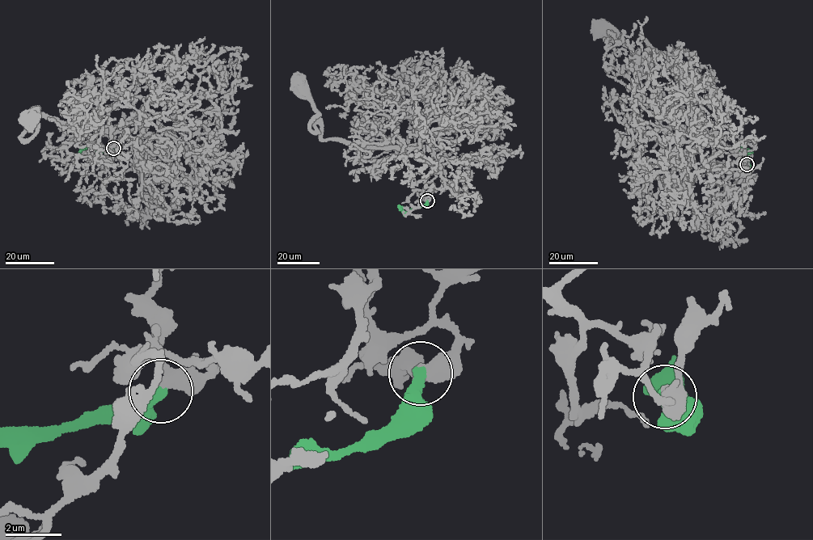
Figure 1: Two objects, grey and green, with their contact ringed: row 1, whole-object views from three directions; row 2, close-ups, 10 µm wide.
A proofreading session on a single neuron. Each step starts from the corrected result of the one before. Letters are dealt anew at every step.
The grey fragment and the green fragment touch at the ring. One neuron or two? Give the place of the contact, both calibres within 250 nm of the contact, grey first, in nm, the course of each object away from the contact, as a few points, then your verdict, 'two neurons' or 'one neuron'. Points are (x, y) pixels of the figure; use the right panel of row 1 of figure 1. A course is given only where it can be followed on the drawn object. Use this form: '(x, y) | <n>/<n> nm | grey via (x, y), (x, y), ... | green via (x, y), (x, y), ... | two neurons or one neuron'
(747, 164) | 400/400 nm | grey via (747, 163), (696, 121), (666, 55), (649, 44), (646, 59), (628, 61), (631, 52), (608, 31) | green via (747, 164), (749, 150), (740, 149), (740, 154) | two neurons

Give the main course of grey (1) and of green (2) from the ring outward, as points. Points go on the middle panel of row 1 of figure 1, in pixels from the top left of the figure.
1: (427, 200), (431, 166), (399, 149), (323, 140), (319, 125), (310, 129), (318, 113), (302, 88)
2: (427, 200), (421, 206), (407, 212), (404, 212), (400, 206), (400, 209)

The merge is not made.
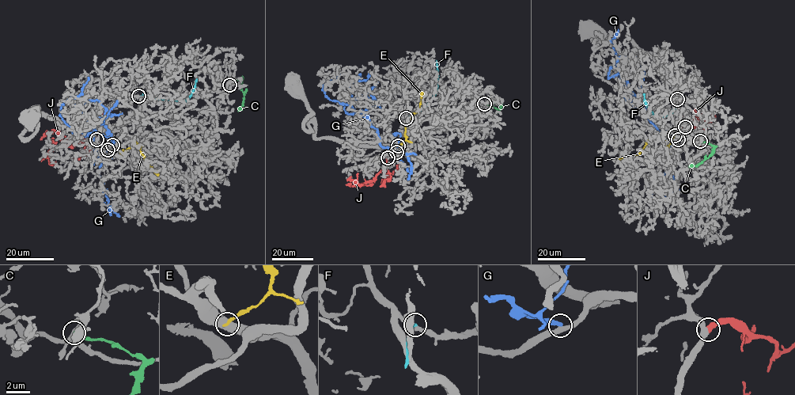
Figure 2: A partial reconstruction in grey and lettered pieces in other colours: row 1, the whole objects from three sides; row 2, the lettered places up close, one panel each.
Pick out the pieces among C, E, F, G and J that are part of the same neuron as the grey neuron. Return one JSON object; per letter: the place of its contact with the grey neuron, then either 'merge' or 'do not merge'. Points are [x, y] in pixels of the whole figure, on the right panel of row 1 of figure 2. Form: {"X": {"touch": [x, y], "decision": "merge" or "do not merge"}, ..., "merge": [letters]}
{"C": {"touch": [700, 141], "decision": "do not merge"}, "E": {"touch": [675, 135], "decision": "do not merge"}, "F": {"touch": [677, 99], "decision": "do not merge"}, "G": {"touch": [678, 139], "decision": "do not merge"}, "J": {"touch": [685, 127], "decision": "merge"}, "merge": ["J"]}

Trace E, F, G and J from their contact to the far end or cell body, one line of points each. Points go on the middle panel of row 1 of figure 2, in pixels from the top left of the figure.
E: (398, 146), (405, 140), (406, 127), (412, 113), (418, 109), (422, 92)
F: (406, 118), (424, 108), (436, 92), (437, 60)
G: (397, 152), (380, 145), (367, 114), (344, 109), (353, 79), (359, 75), (366, 80), (369, 73)
J: (388, 157), (388, 172), (381, 182), (398, 169), (401, 162)

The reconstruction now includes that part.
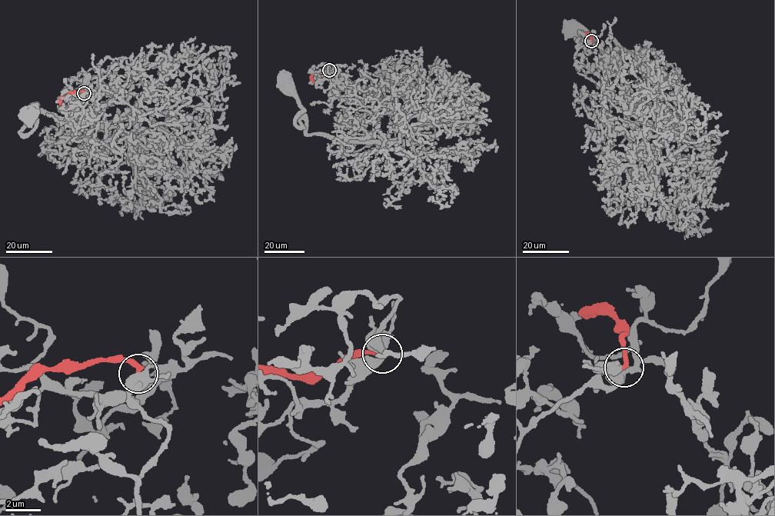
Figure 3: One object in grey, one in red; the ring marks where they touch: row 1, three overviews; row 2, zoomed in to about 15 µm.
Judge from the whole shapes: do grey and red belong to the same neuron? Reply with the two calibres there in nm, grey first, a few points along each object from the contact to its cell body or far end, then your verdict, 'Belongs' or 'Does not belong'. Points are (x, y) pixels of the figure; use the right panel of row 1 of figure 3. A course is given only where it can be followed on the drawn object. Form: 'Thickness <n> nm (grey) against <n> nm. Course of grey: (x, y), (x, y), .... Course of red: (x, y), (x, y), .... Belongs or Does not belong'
Thickness 440 nm (grey) against 260 nm. Course of grey: (590, 41), (577, 71), (620, 74), (673, 135), (634, 54), (598, 60), (579, 31). Course of red: (590, 41), (590, 37), (586, 33), (589, 42). Does not belong

